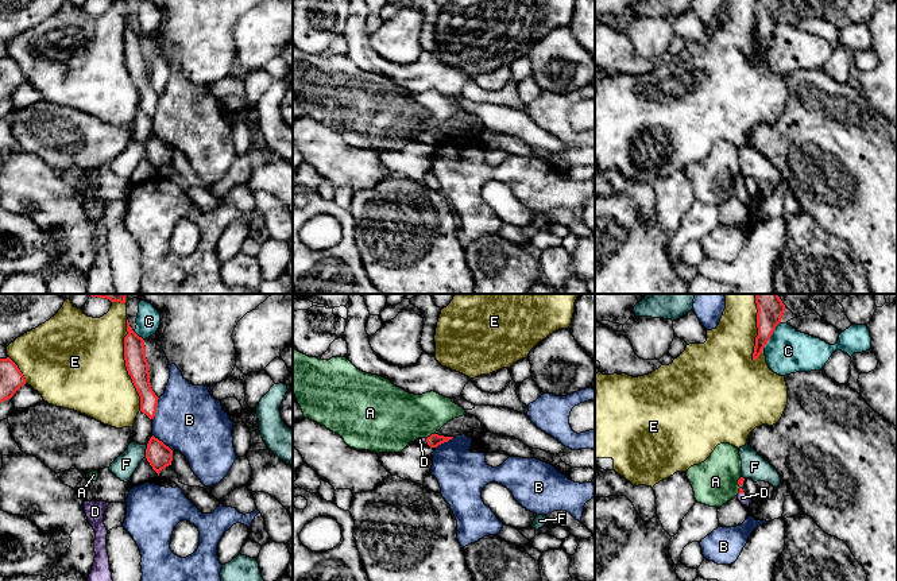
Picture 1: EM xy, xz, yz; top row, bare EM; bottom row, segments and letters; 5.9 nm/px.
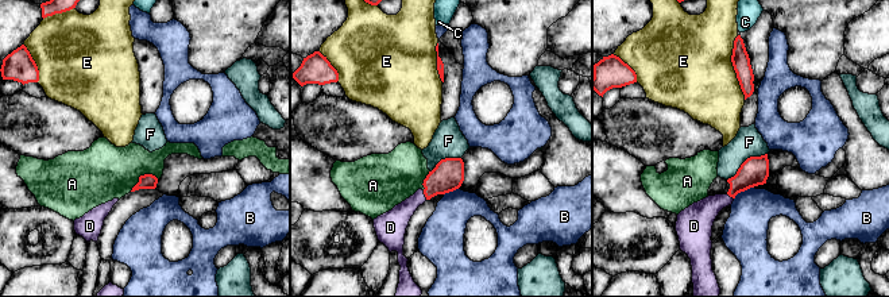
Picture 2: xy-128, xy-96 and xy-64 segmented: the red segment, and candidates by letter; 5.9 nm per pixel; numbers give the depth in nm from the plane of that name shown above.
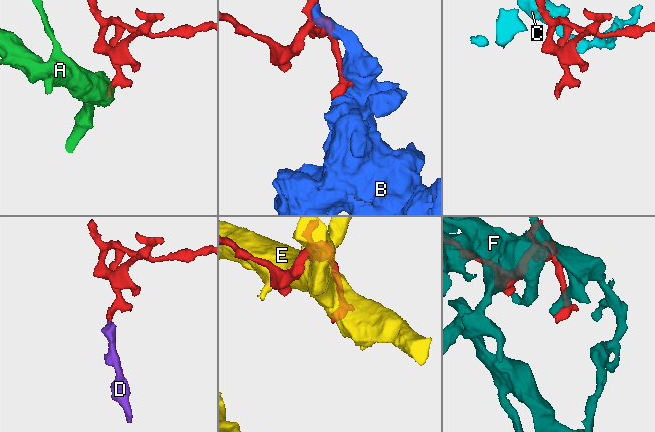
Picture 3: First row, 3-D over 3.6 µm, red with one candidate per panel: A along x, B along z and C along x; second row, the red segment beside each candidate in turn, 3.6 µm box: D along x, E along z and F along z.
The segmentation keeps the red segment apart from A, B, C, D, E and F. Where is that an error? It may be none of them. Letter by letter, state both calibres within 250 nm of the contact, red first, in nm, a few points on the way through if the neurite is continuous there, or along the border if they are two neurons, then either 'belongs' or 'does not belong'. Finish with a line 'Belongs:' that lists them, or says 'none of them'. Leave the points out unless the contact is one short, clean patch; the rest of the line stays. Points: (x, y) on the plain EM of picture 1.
A: 80 nm thick on the red side, 360 nm on the other; border along xz (435, 131), (426, 136); does not belong
B: 120 nm thick on the red side, 400 nm on the other; does not belong
C: 150 nm thick on the red side, 260 nm on the other; does not belong
D: 30 nm thick on the red side, 60 nm on the other; runs through yz (741, 189), (742, 190), (742, 196); belongs
E: 130 nm thick on the red side, 500 nm on the other; does not belong
F: 150 nm thick on the red side, 140 nm on the other; border along xy (147, 143), (145, 154); does not belong
Belongs: D

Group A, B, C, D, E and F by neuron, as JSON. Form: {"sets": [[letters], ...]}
{"sets": [["A"], ["B"], ["C"], ["D"], ["E"], ["F"]]}

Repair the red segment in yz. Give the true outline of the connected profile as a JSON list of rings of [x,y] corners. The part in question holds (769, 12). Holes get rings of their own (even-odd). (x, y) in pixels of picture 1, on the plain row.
[[[755,0],[757,1],[757,26],[758,34],[755,35],[755,44],[753,58],[757,58],[762,51],[762,47],[768,42],[776,24],[781,20],[785,11],[785,3],[782,0]]]

